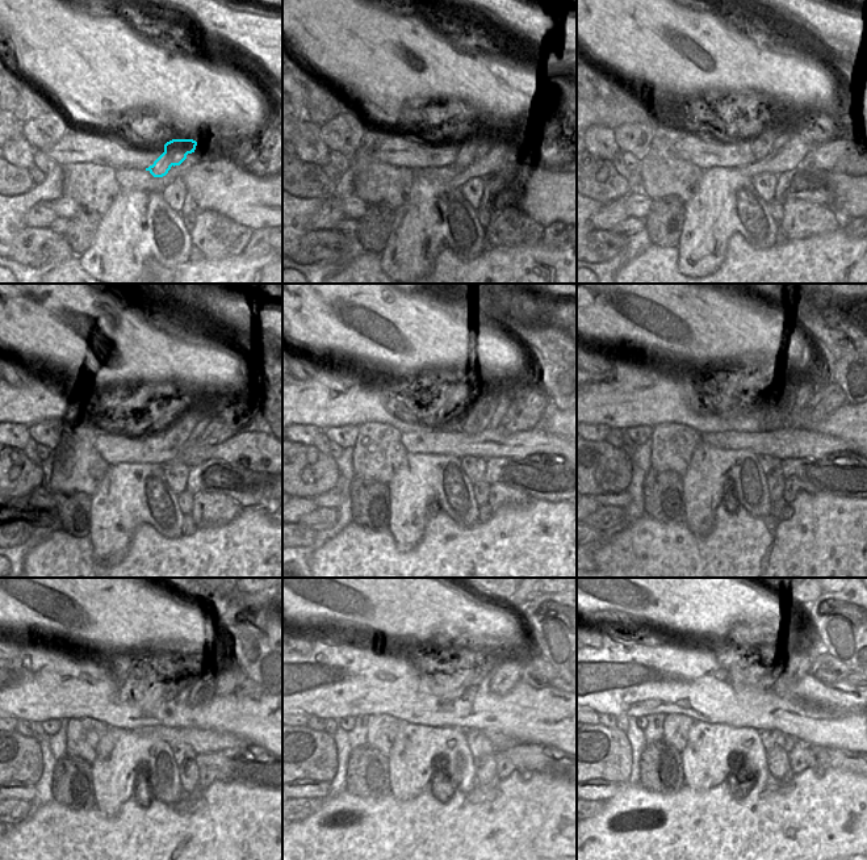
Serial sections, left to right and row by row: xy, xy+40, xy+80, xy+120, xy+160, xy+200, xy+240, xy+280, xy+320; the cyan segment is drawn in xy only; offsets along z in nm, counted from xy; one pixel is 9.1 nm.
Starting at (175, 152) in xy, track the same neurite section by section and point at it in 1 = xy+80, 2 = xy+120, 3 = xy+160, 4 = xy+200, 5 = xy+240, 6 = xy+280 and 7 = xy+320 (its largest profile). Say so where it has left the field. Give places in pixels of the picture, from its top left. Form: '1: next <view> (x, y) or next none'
1: next xy+80 (775, 134)
2: next xy+120 (189, 419)
3: next xy+160 (486, 414)
4: next xy+200 (783, 406)
5: next xy+240 (204, 689)
6: next xy+280 (505, 675)
7: next xy+320 (799, 650)

